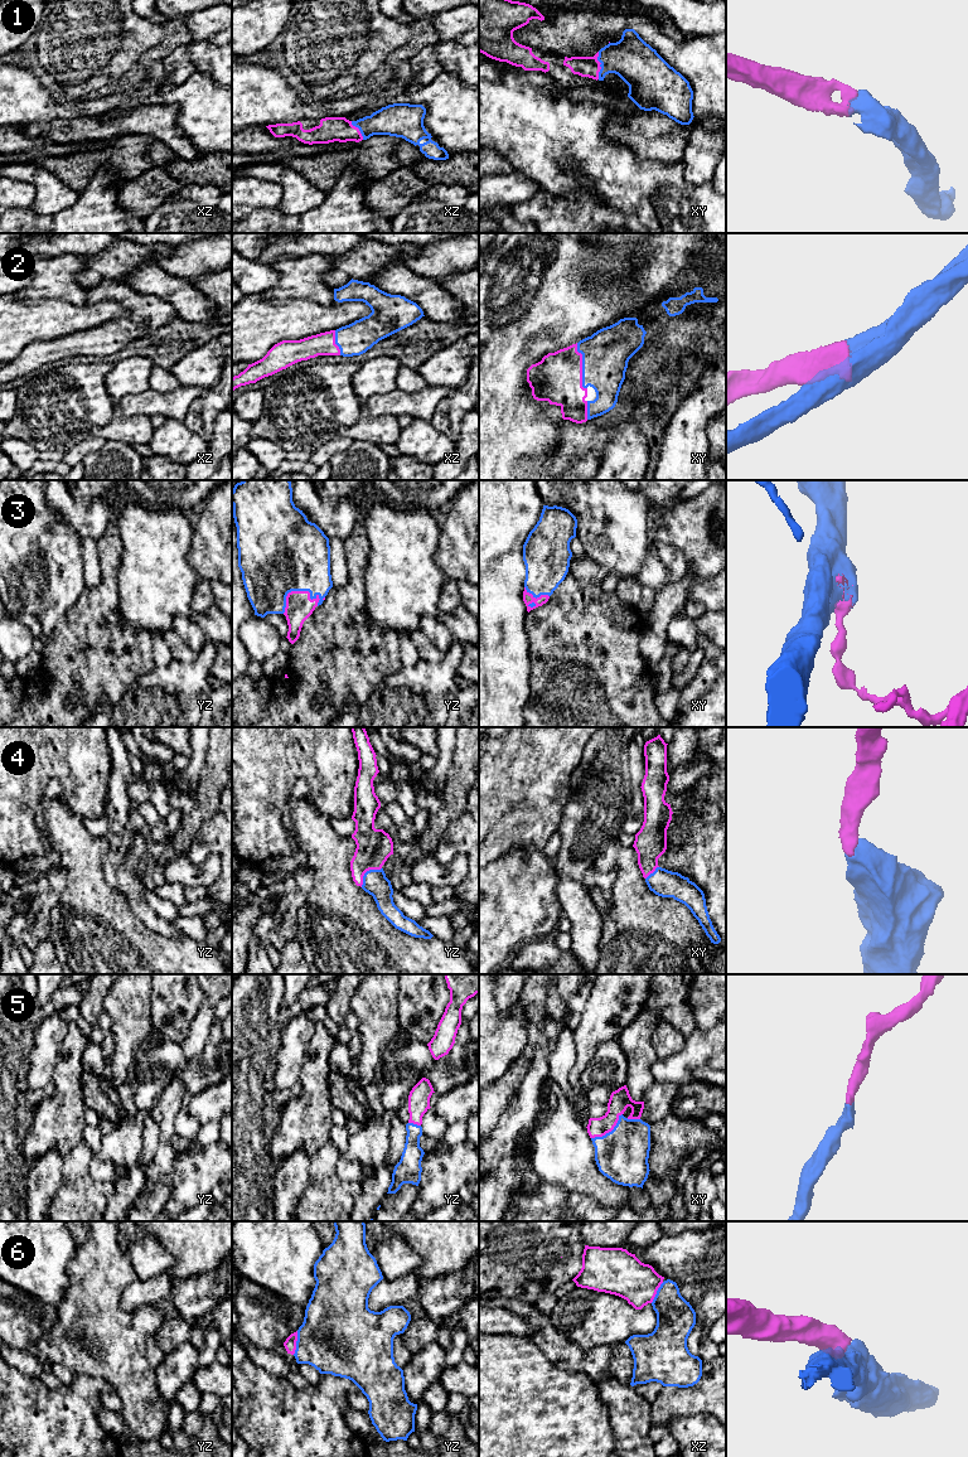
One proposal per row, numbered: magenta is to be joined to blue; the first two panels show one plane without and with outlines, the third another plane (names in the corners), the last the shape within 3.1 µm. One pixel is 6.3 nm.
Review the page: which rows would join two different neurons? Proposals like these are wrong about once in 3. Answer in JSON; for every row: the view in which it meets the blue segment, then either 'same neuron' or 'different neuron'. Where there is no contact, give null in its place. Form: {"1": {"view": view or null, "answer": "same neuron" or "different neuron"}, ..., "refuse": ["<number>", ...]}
{"1": {"view": "xy", "answer": "same neuron"}, "2": {"view": "xy", "answer": "same neuron"}, "3": {"view": "yz", "answer": "same neuron"}, "4": {"view": "yz", "answer": "same neuron"}, "5": {"view": "xy", "answer": "same neuron"}, "6": {"view": "yz", "answer": "same neuron"}, "refuse": []}

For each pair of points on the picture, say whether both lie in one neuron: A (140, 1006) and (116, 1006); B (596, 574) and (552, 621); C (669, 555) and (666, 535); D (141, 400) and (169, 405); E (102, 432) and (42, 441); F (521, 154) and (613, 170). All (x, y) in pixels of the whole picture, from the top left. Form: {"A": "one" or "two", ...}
{"A": "one", "B": "one", "C": "two", "D": "one", "E": "two", "F": "one"}

